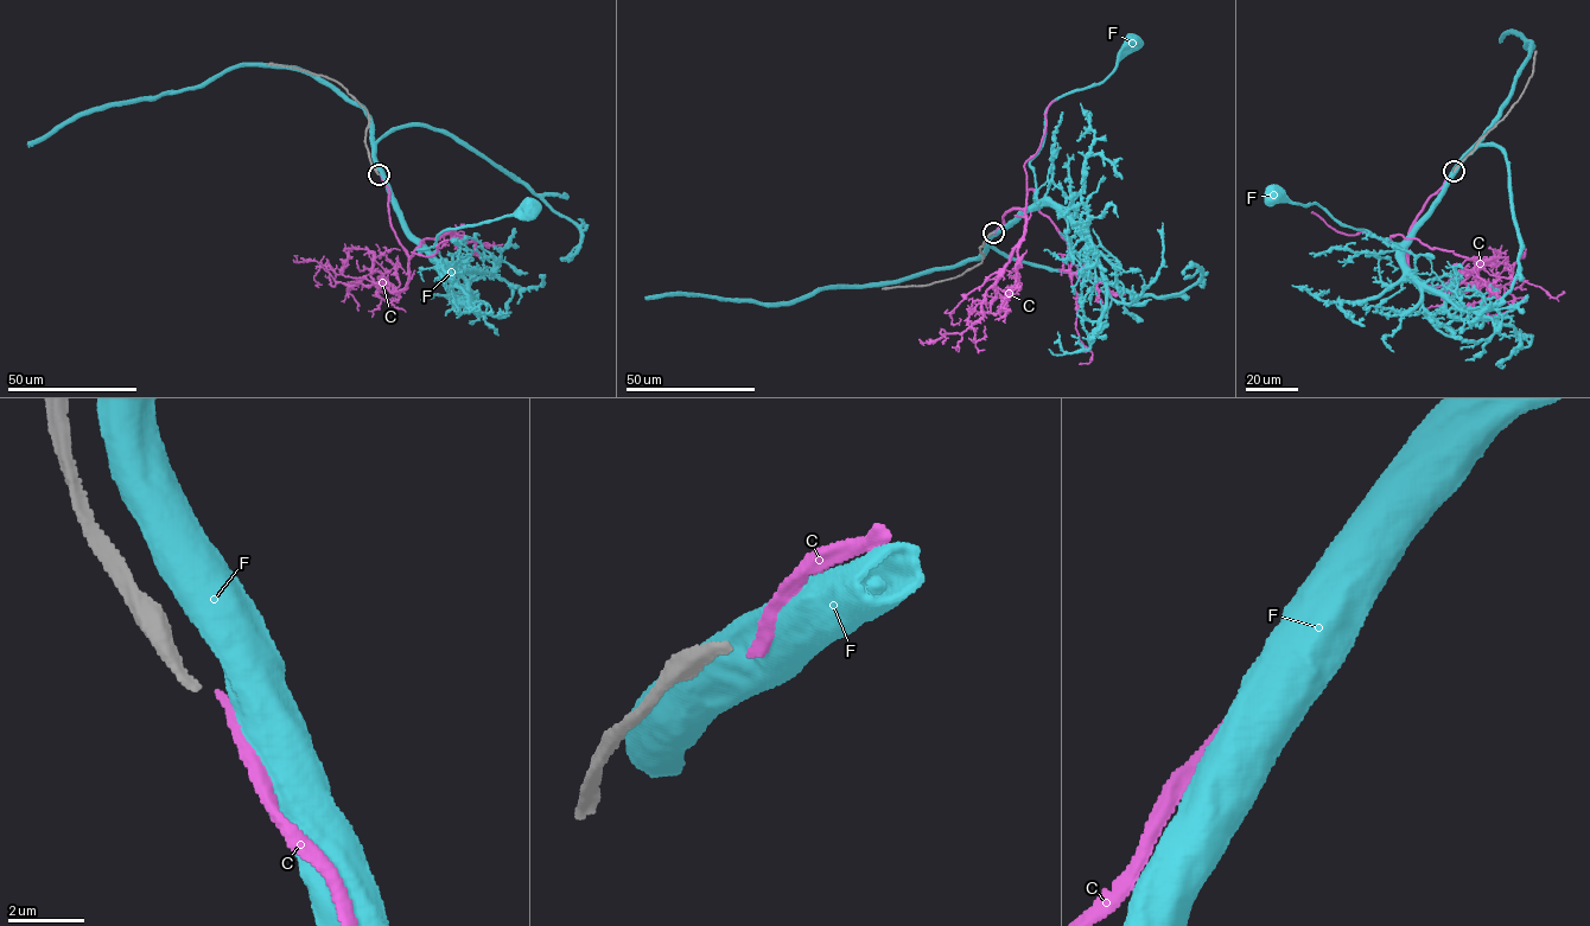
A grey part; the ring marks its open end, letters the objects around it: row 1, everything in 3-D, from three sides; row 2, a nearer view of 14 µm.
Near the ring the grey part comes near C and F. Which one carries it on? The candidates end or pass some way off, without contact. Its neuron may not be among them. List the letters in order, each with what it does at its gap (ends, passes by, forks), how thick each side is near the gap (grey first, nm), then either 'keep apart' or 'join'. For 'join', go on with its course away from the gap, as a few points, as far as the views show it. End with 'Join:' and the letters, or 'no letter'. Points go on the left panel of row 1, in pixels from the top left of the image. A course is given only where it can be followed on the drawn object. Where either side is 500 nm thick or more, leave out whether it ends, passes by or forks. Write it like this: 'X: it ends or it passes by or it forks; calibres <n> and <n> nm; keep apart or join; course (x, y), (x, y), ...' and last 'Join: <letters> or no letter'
C: it ends; calibres 240 and 260 nm; join; course (380, 174), (390, 225), (409, 257), (424, 240), (452, 231), (451, 240), (465, 238), (452, 234)
F: calibres 240 and 700 nm; keep apart
Join: C

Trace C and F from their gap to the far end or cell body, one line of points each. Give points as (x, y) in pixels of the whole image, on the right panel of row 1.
C: (1454, 172), (1428, 199), (1404, 248), (1391, 240), (1401, 235), (1477, 260), (1490, 275), (1552, 297), (1563, 292)
F: (1454, 172), (1447, 189), (1400, 243), (1343, 225), (1316, 204), (1304, 206), (1276, 195)

